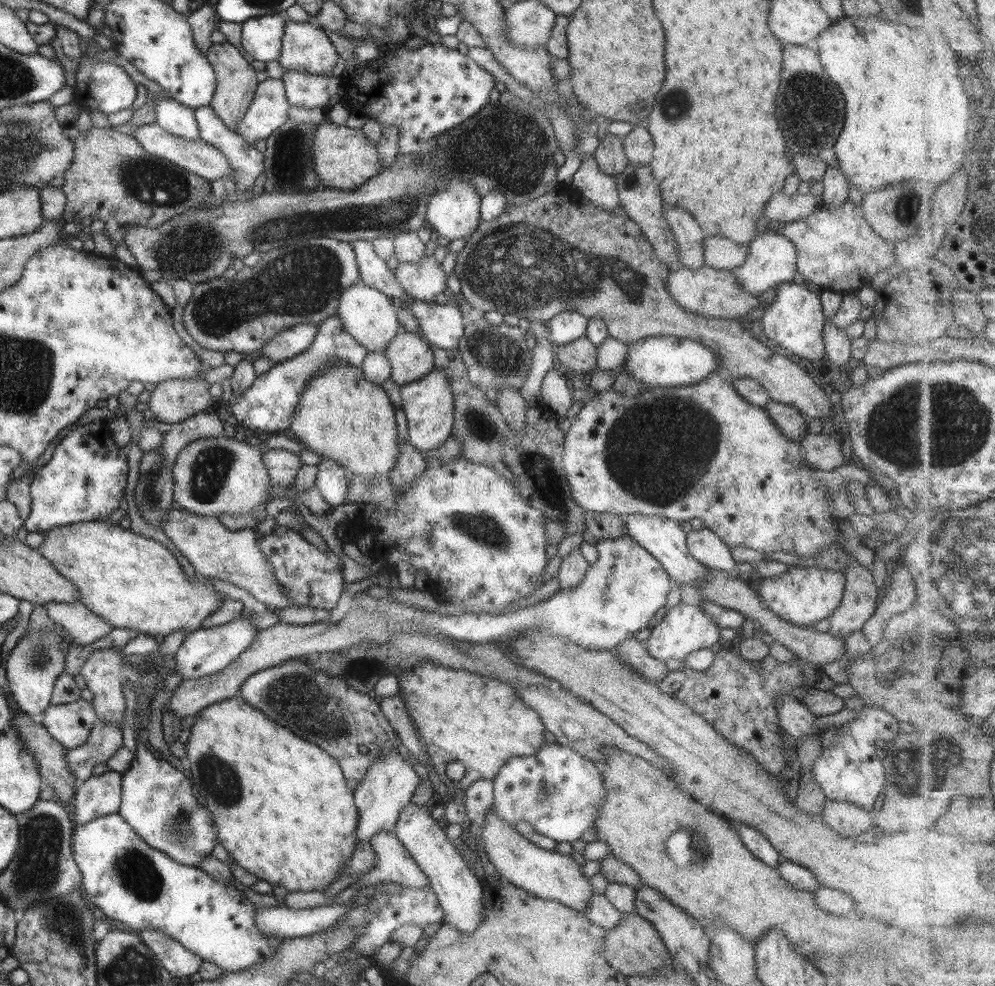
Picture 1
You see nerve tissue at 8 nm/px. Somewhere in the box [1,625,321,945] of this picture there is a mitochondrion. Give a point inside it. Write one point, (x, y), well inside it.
(35, 874)

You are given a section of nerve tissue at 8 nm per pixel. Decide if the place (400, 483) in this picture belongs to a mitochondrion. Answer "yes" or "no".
no

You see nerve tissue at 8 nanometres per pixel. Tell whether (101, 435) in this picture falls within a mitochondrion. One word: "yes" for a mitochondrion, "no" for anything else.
no

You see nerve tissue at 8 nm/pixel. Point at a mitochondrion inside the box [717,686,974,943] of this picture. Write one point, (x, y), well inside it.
(908, 776)

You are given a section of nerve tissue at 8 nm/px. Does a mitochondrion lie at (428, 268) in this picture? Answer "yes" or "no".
no

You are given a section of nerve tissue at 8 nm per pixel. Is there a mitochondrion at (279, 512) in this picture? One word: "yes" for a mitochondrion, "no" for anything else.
no

